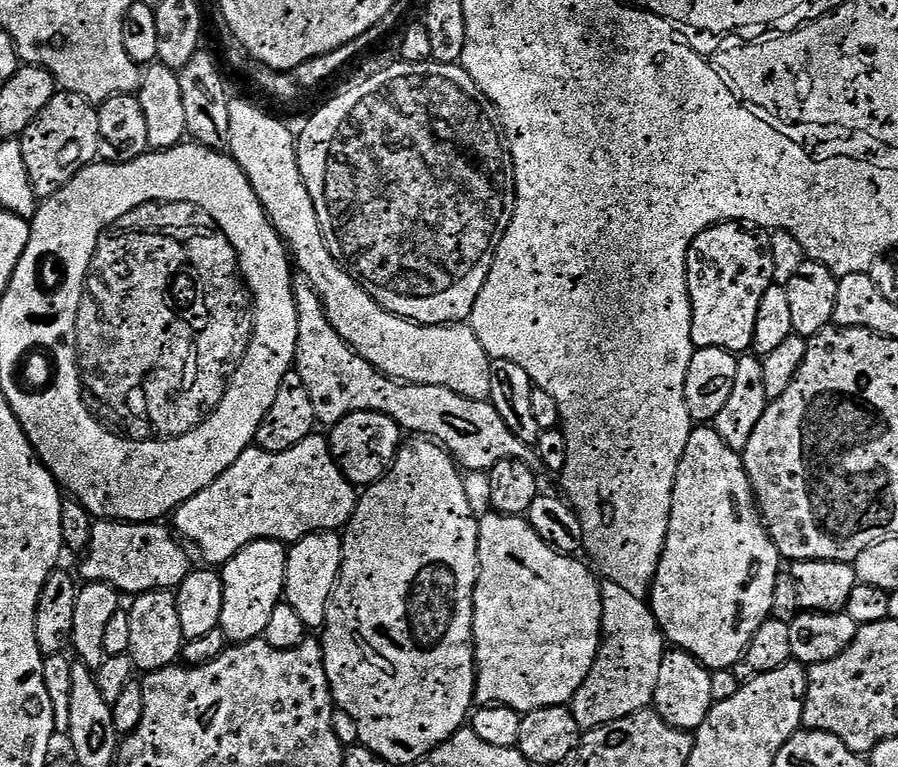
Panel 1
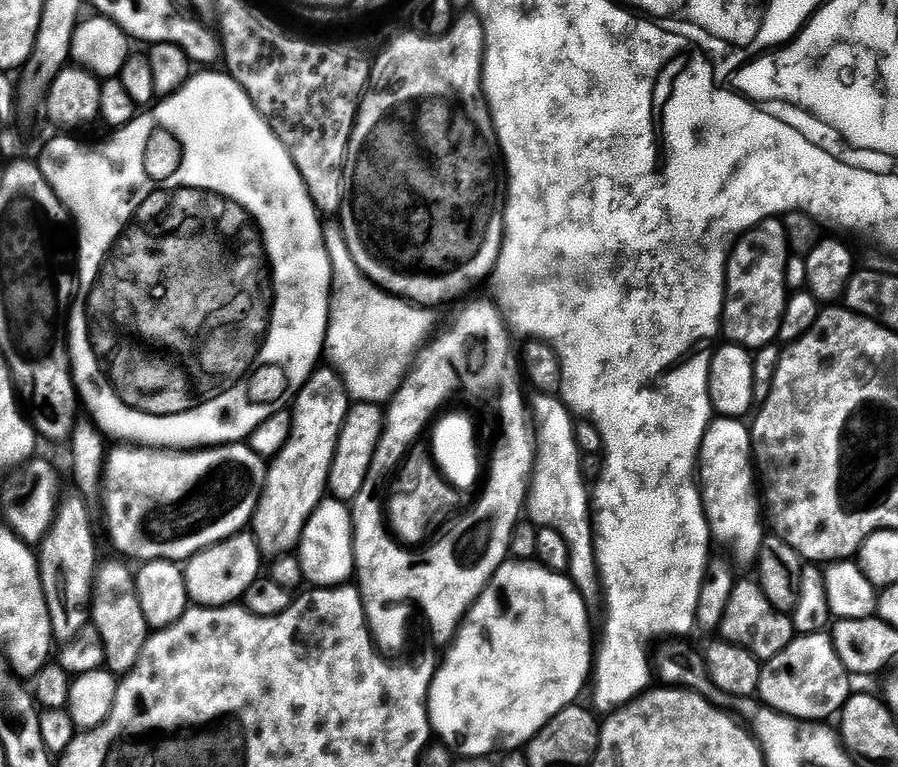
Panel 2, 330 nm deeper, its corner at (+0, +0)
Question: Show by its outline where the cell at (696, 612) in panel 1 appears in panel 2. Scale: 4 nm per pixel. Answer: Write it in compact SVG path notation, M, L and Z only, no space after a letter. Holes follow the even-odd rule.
M716 418L709 424L700 447L698 484L702 489L704 513L708 515L708 526L712 530L713 541L717 545L725 544L742 563L755 565L765 547L766 520L762 515L762 500L758 495L758 476L754 471L752 434L749 425L744 423L740 418Z

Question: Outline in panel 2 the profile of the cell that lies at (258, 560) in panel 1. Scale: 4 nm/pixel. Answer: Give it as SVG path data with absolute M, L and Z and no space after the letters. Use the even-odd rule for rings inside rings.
M331 366L317 367L316 371L296 395L291 405L292 433L286 446L267 465L268 477L264 479L264 486L254 504L250 531L256 538L260 548L260 555L264 558L275 558L289 555L299 545L300 535L320 501L325 499L328 492L328 475L334 458L334 450L338 446L340 431L350 407L348 389L344 387L339 372Z

